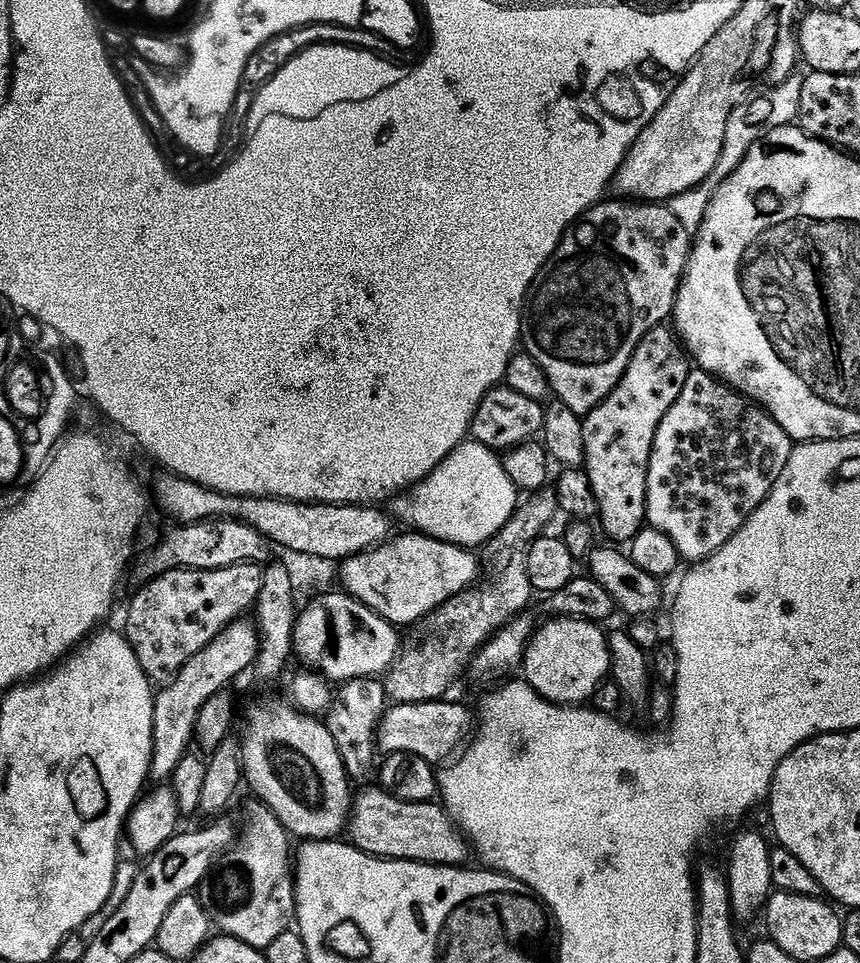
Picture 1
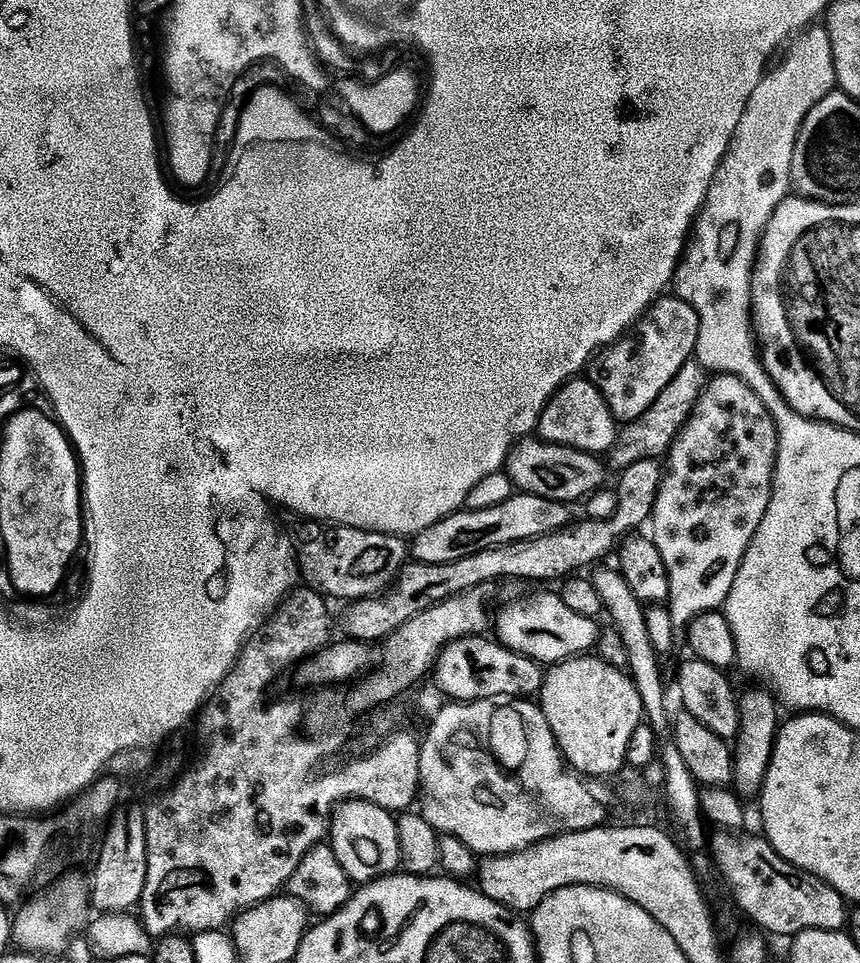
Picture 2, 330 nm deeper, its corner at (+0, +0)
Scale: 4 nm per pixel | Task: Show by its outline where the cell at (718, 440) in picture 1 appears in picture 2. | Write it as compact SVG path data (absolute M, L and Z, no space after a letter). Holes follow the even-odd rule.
M716 374L711 379L705 383L699 400L692 407L691 416L676 436L675 442L672 443L670 455L667 457L668 464L666 460L666 471L660 482L660 493L650 521L650 529L652 528L650 539L658 546L658 554L662 554L662 562L666 566L666 574L670 582L670 594L666 607L672 616L672 624L678 630L687 629L688 625L693 620L697 620L703 612L723 609L726 598L734 586L734 578L742 566L742 558L768 509L768 503L772 497L772 474L776 469L776 445L778 443L776 424L772 421L772 415L768 413L762 400L758 398L758 394L754 394L754 390L750 390L750 386L746 386L746 382L742 382L736 376Z

